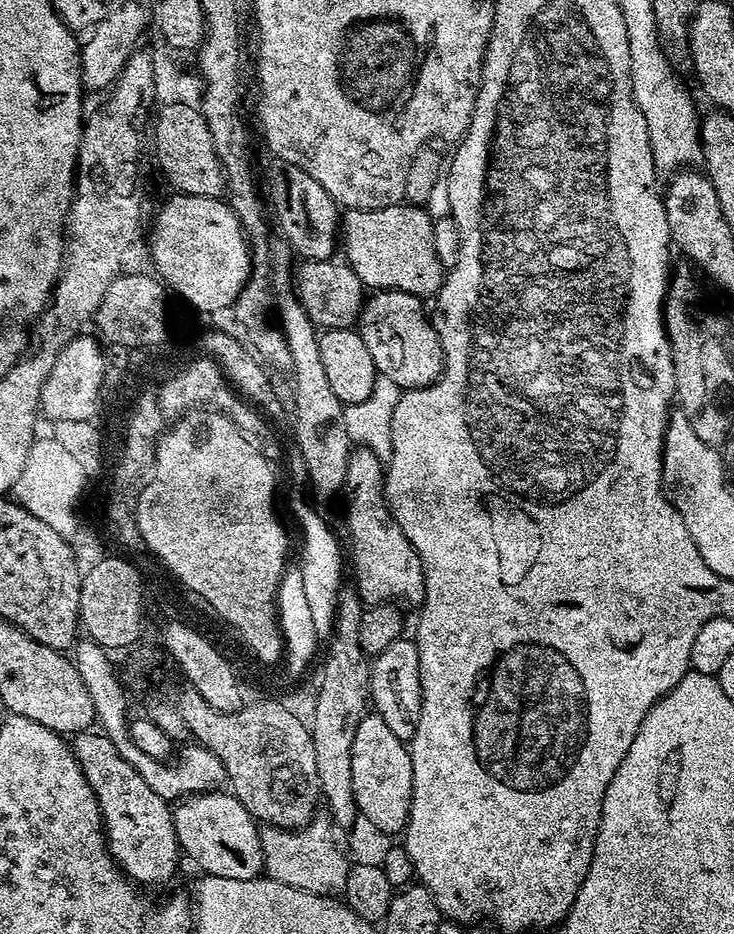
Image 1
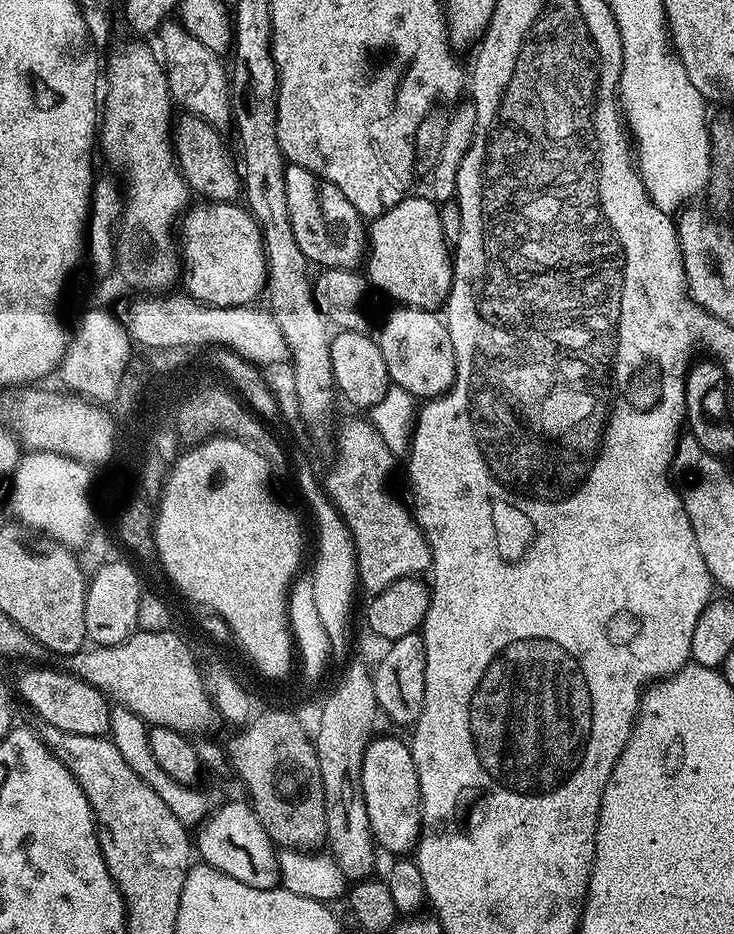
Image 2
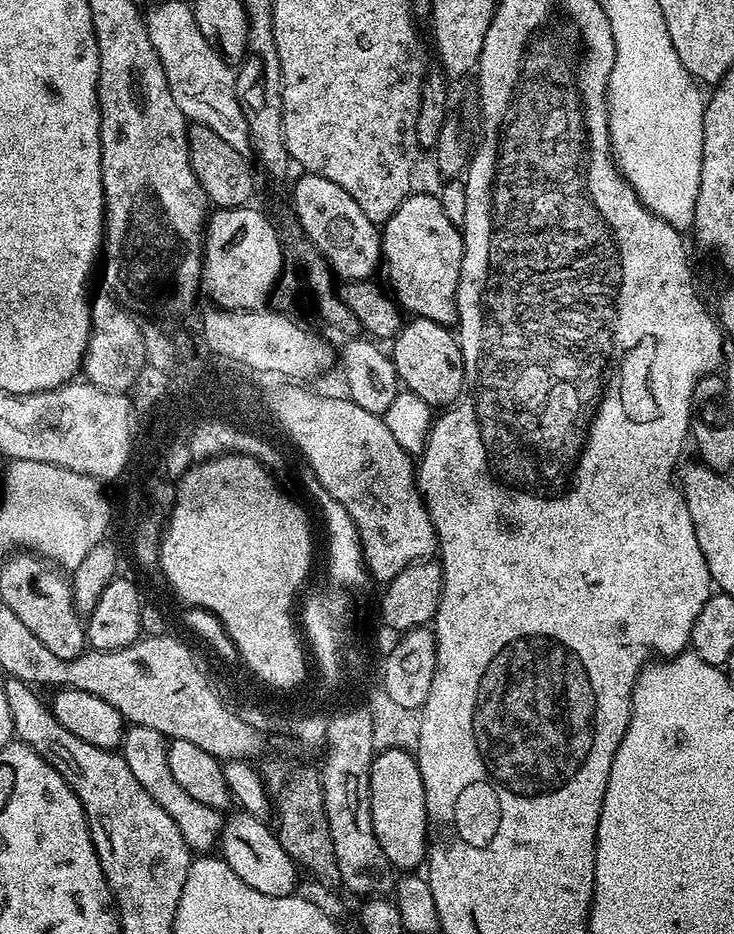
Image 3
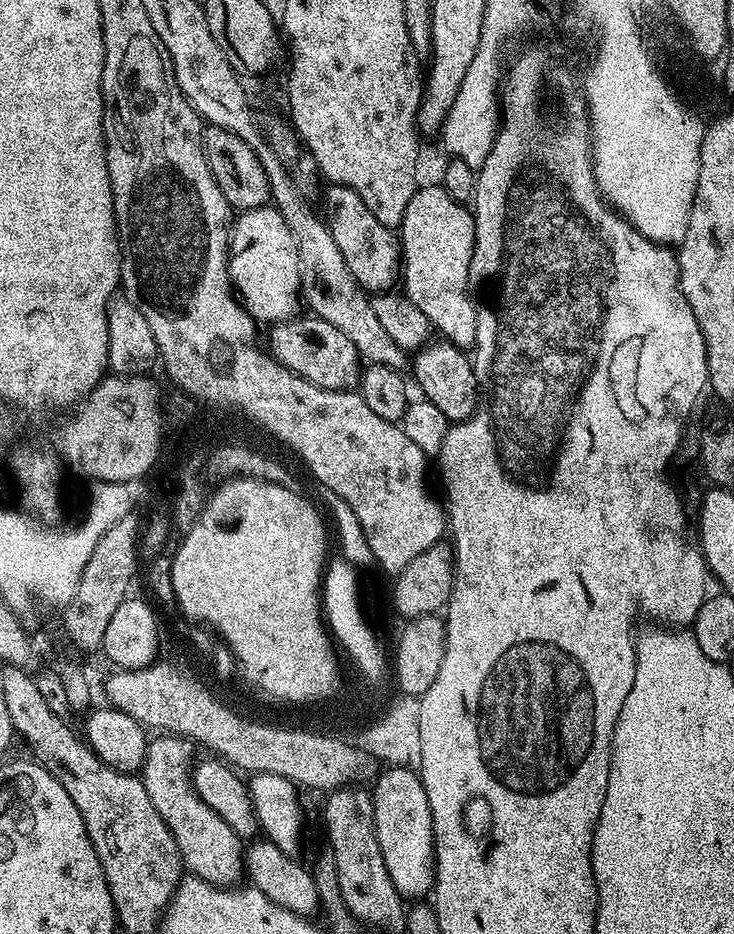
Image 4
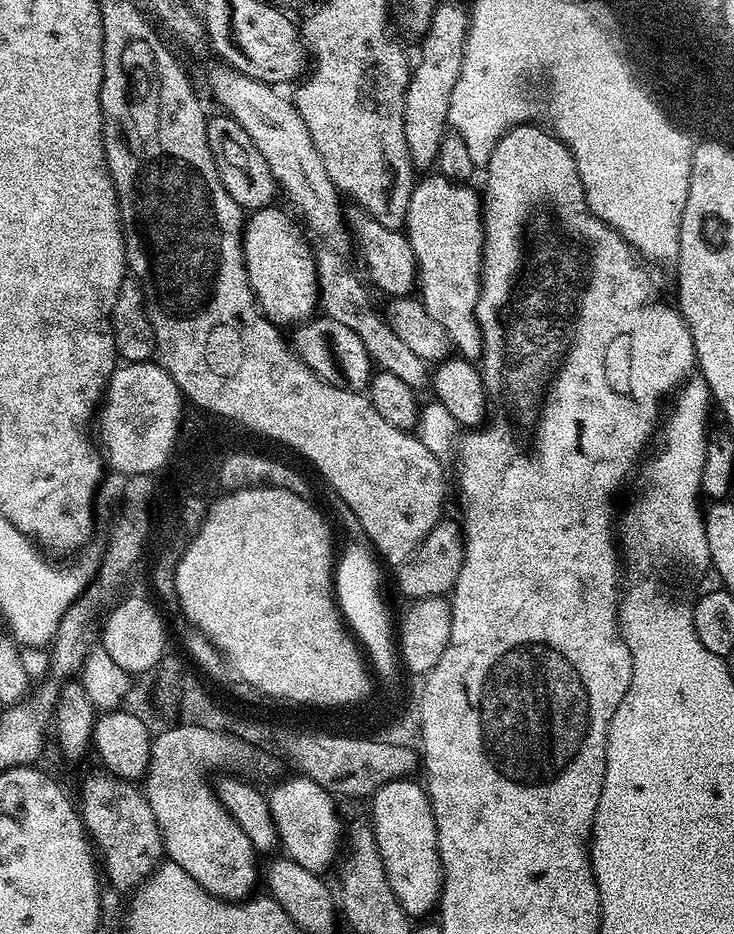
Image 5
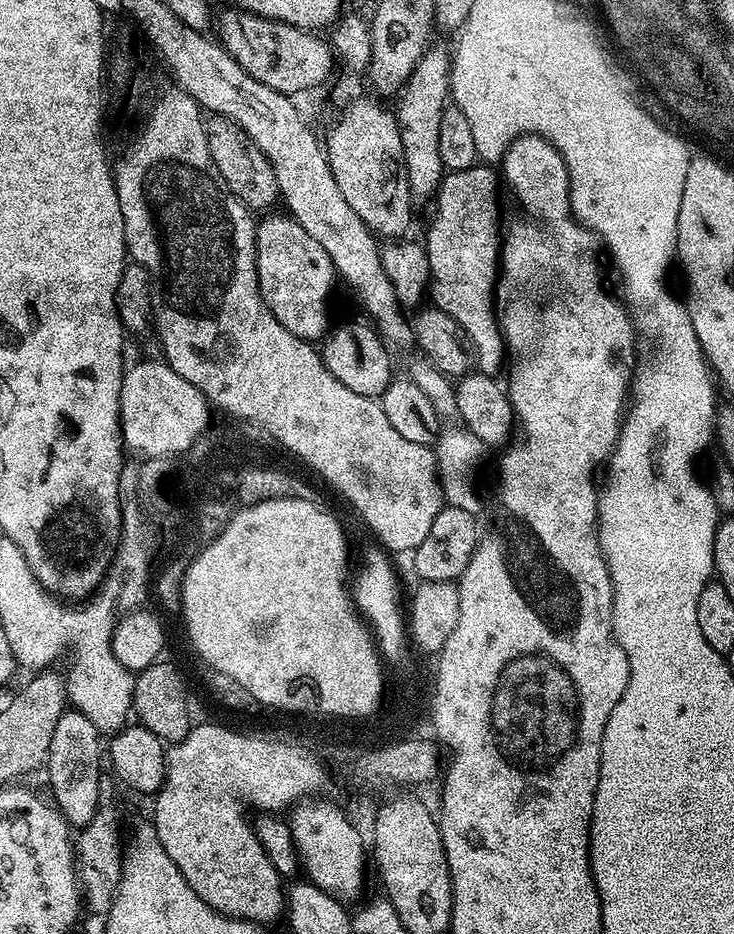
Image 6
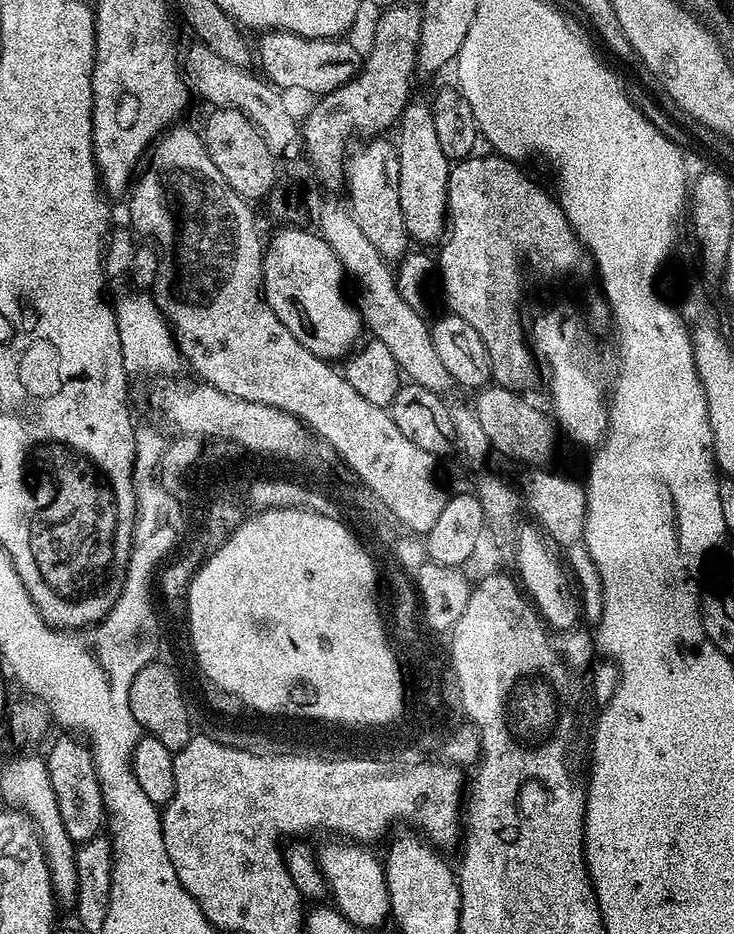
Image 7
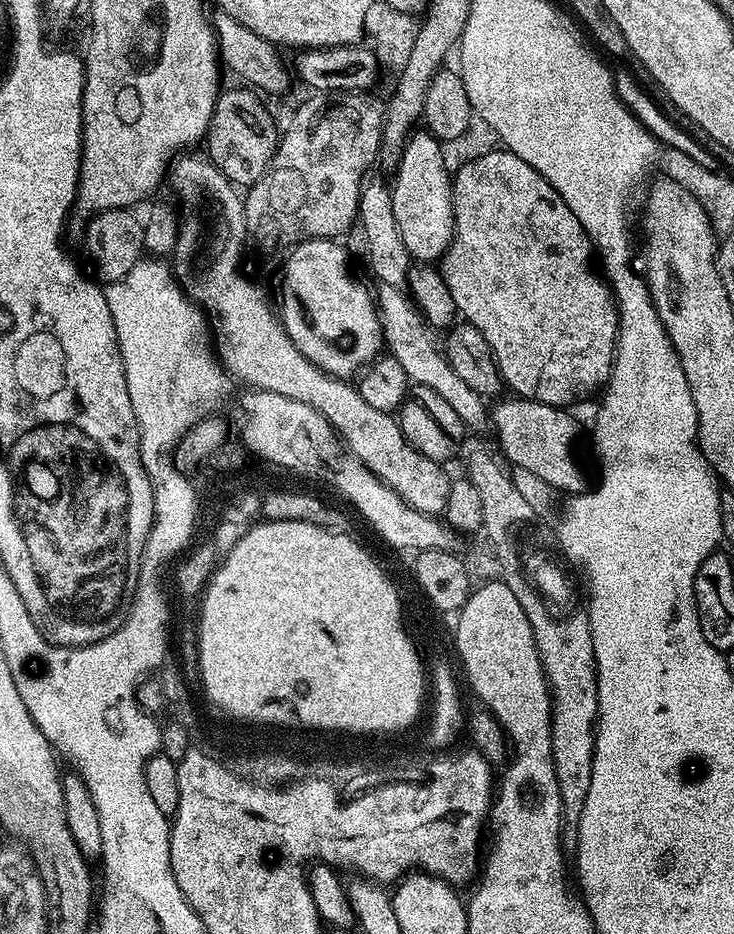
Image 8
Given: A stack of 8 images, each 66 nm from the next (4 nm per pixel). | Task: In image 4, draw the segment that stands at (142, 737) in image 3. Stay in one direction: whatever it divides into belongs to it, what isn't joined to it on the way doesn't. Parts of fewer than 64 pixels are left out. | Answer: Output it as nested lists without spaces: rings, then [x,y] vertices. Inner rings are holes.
[[[179,735],[157,736],[157,740],[147,741],[138,775],[144,781],[146,794],[150,794],[150,802],[154,802],[154,810],[162,814],[162,822],[166,822],[170,834],[174,834],[181,865],[191,875],[200,876],[211,884],[235,885],[245,871],[242,840],[195,792],[190,771],[193,745]]]

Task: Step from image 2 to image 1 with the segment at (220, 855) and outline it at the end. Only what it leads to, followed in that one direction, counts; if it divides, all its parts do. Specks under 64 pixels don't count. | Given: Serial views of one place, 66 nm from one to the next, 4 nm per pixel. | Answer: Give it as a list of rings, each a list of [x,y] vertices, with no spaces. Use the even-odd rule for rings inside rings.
[[[231,791],[202,792],[198,796],[189,796],[175,805],[172,817],[181,853],[187,859],[189,856],[201,868],[199,871],[203,875],[255,880],[265,871],[261,829],[257,820],[247,812],[246,807]]]

